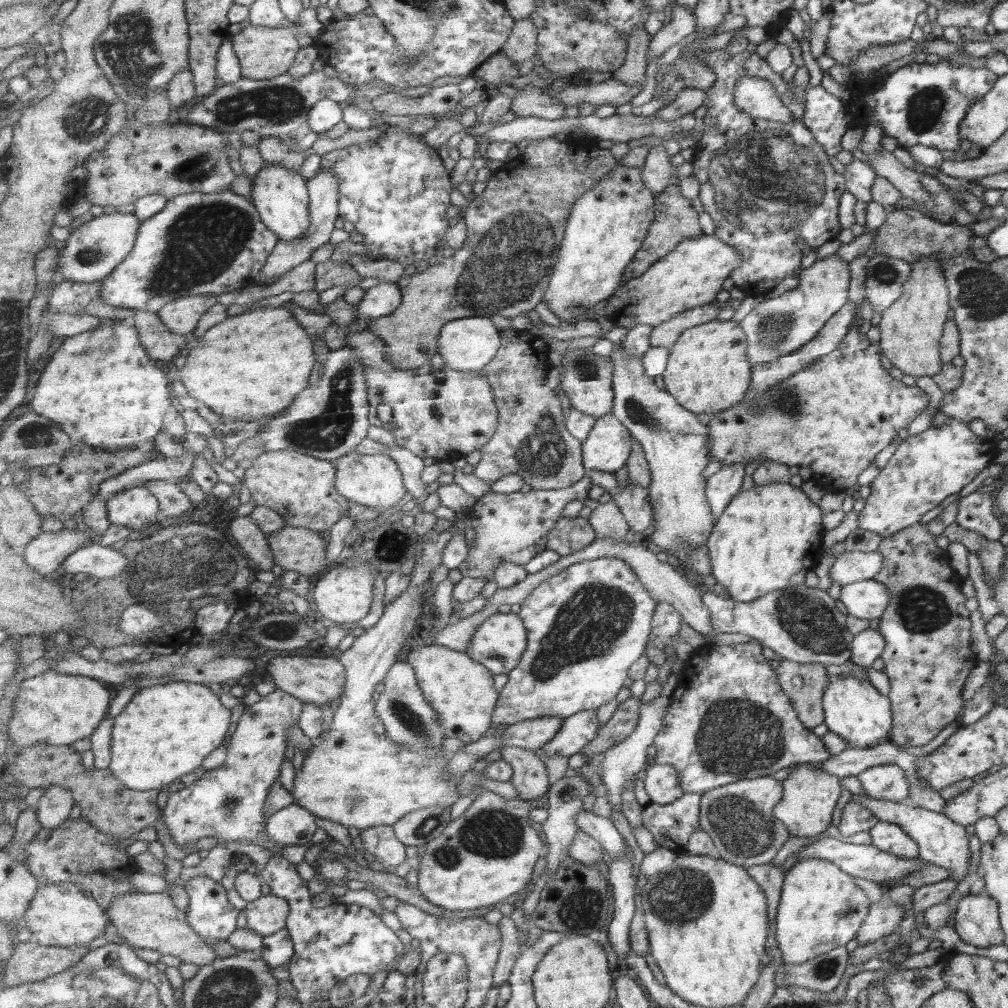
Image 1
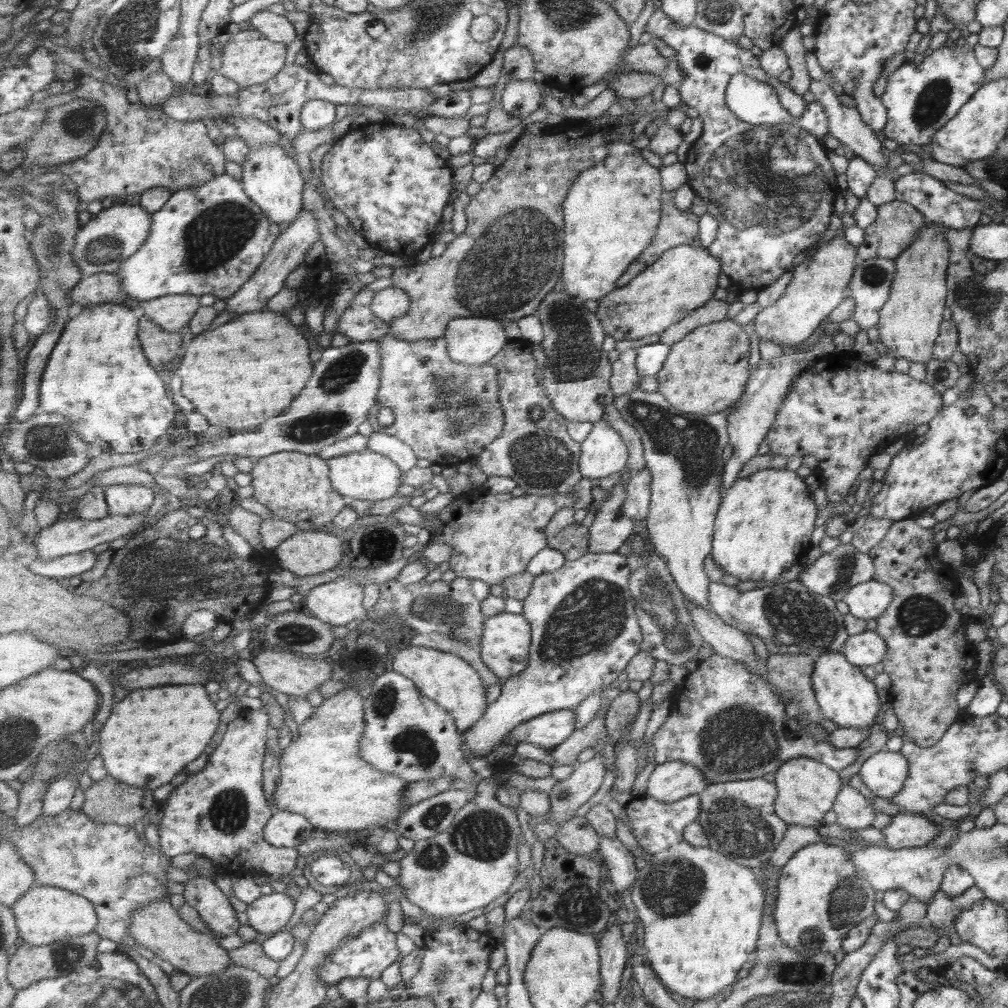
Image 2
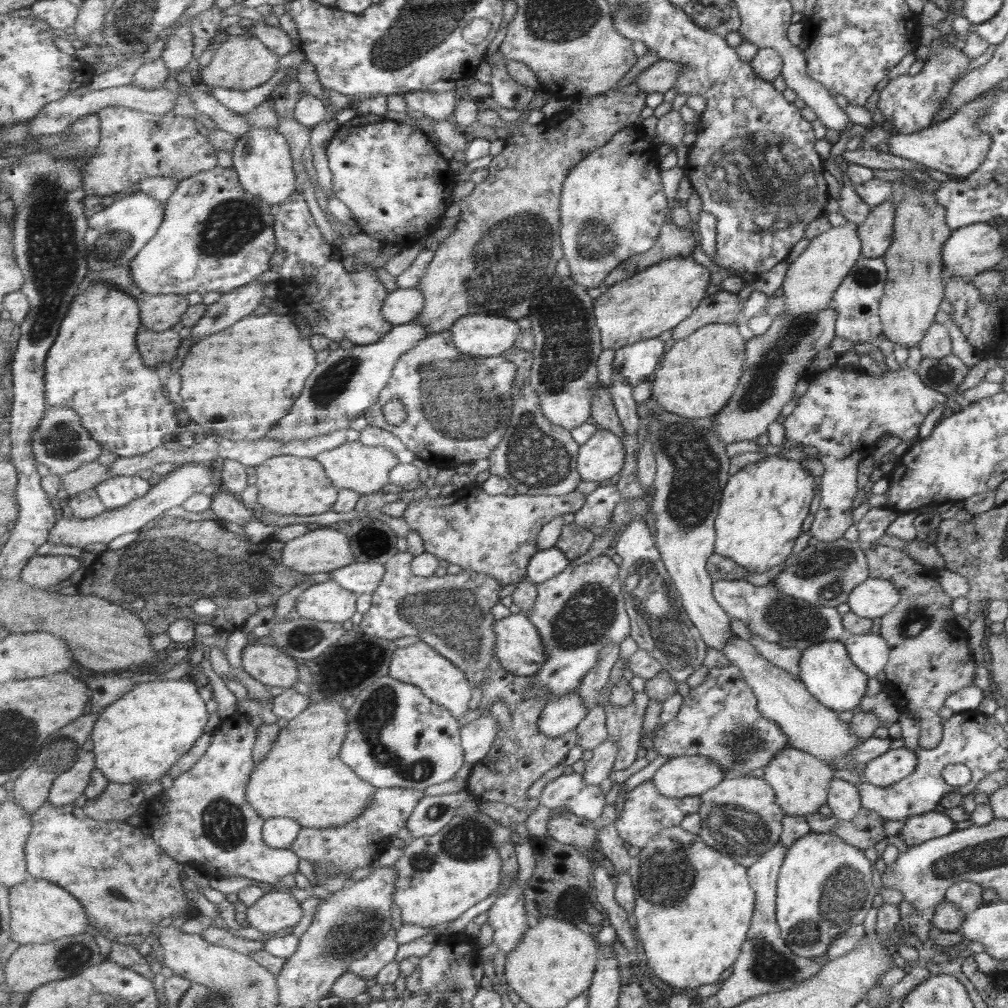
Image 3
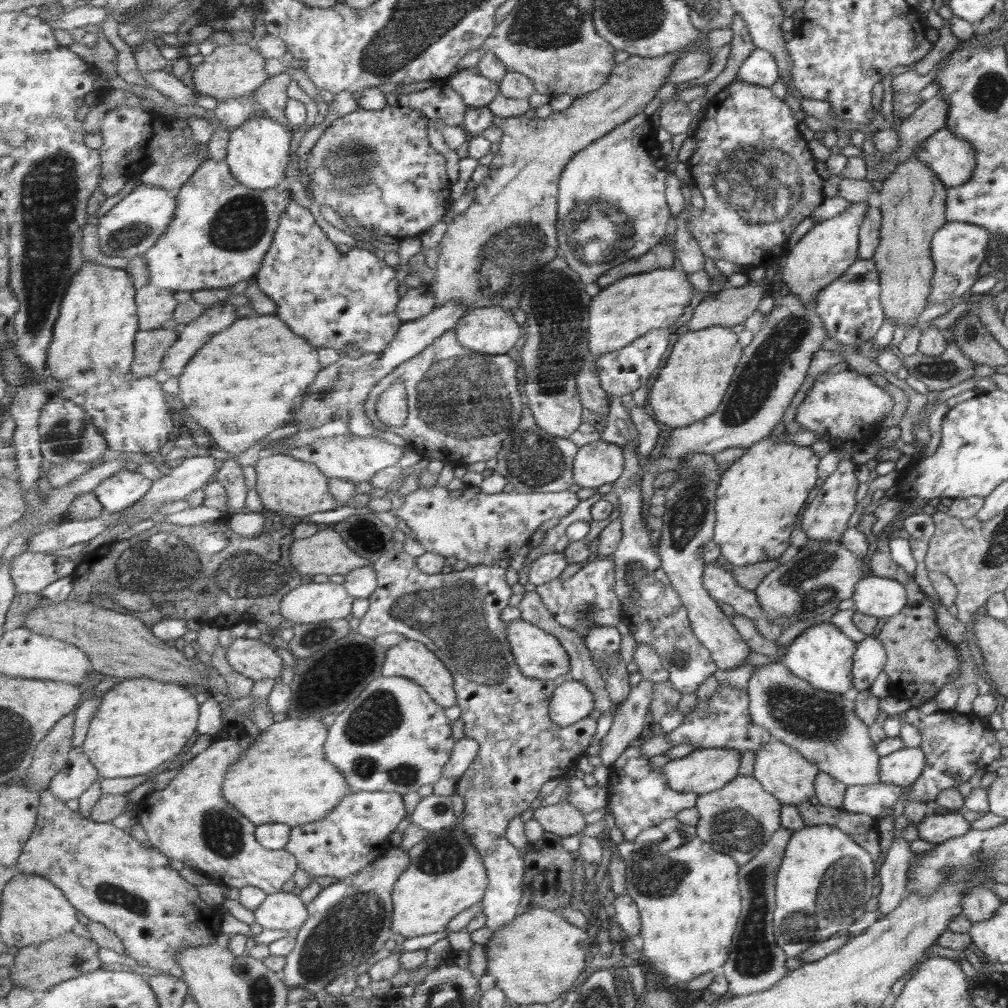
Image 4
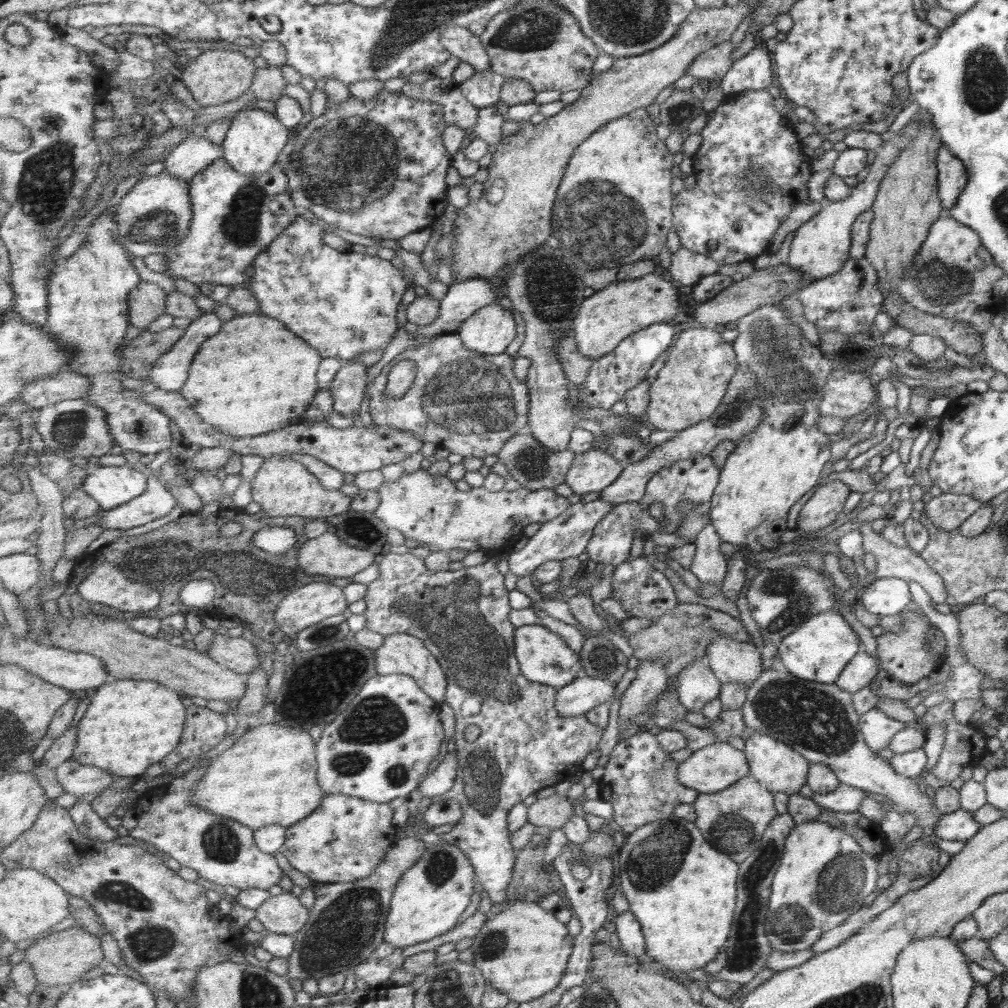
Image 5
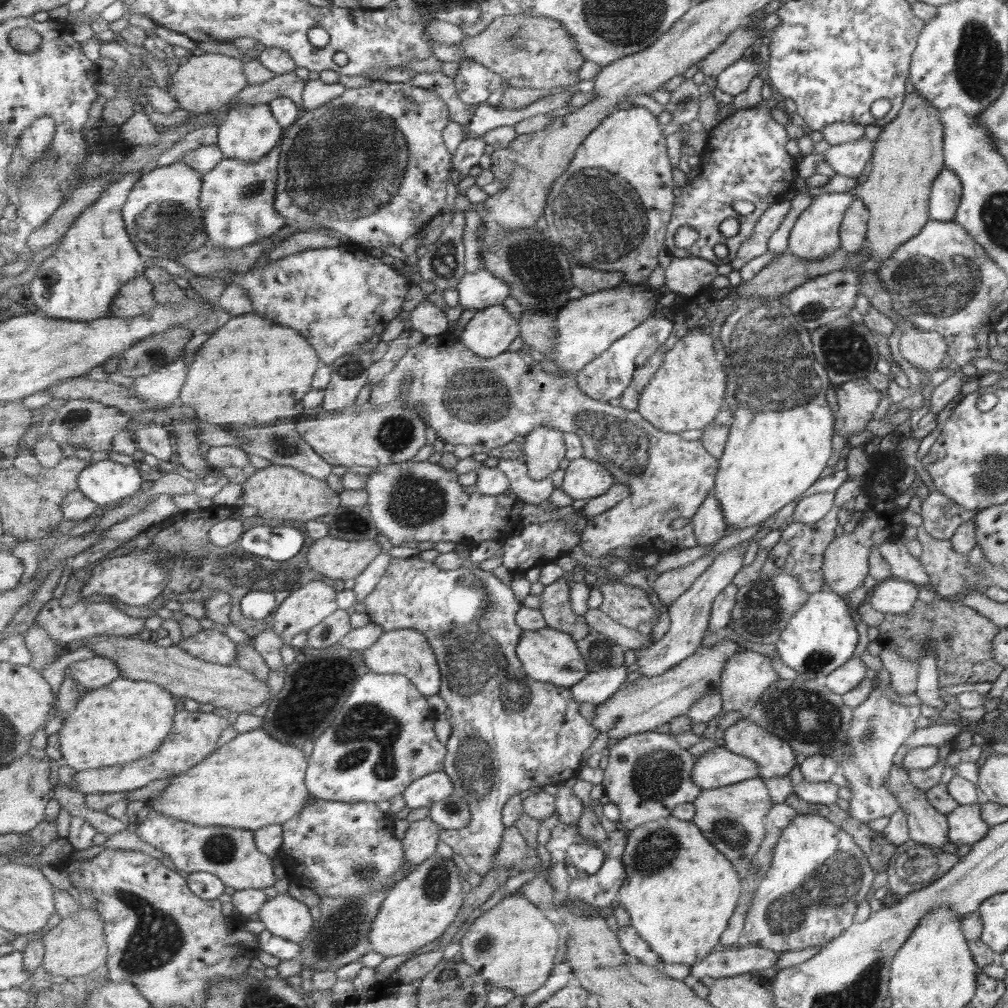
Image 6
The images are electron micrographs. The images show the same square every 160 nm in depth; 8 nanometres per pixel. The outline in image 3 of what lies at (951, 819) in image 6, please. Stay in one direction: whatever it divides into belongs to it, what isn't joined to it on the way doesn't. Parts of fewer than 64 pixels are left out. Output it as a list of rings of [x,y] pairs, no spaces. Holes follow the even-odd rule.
[[[943,810],[927,811],[920,815],[909,816],[899,831],[902,841],[912,847],[939,836],[953,832],[954,822],[943,814]]]

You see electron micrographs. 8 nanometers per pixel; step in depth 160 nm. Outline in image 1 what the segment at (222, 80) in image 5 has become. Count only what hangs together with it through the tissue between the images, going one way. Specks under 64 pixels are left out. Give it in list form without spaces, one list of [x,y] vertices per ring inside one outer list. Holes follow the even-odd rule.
[[[250,24],[240,33],[231,35],[234,50],[242,63],[243,76],[253,80],[271,80],[287,73],[303,48],[295,36],[297,33],[295,27],[271,28]]]

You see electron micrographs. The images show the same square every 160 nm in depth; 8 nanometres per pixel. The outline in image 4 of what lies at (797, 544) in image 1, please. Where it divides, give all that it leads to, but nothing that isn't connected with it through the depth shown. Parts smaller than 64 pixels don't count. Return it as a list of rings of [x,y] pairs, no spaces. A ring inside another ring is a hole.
[[[767,436],[748,446],[737,460],[721,472],[712,540],[719,546],[720,555],[729,564],[744,567],[749,563],[777,560],[783,554],[789,546],[789,534],[794,529],[793,523],[799,514],[799,507],[812,495],[819,483],[815,473],[818,459],[810,446],[797,446],[782,442],[778,437]]]

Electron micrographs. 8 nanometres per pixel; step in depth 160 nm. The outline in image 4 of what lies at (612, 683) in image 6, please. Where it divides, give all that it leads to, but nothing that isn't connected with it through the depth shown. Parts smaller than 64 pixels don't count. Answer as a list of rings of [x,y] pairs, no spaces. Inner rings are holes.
[[[564,679],[550,702],[552,720],[561,728],[583,721],[596,708],[592,690],[582,682]]]

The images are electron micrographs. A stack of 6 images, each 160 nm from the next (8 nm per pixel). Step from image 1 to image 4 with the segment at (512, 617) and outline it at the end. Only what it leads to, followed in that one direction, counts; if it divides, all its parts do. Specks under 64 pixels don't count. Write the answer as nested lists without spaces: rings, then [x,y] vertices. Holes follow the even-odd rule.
[[[522,618],[509,622],[506,628],[508,629],[508,639],[512,653],[525,676],[539,680],[559,680],[560,682],[568,679],[570,655],[560,643],[560,640],[553,636],[553,633],[548,633],[540,626],[531,624]]]

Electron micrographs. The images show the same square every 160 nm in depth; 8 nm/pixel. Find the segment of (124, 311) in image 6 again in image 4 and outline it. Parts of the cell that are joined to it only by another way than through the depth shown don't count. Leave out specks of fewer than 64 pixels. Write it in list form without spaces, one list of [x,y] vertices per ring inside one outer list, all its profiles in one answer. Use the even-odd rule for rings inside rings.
[[[153,285],[137,289],[136,300],[140,306],[141,331],[161,328],[168,320],[174,320],[180,307],[173,292]]]

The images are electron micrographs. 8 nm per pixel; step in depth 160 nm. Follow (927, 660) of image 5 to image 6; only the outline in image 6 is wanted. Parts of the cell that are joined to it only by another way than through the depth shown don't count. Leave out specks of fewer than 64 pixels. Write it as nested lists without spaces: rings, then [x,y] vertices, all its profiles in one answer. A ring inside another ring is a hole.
[[[888,648],[881,650],[879,658],[889,673],[890,686],[895,694],[907,696],[916,692],[918,663],[915,660],[907,660]]]

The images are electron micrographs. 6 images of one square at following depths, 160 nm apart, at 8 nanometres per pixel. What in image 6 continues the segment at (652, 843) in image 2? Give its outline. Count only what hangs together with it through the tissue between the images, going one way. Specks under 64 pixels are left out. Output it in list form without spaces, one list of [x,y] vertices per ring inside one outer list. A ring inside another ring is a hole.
[[[643,732],[617,742],[608,750],[608,766],[605,769],[604,800],[609,801],[620,811],[620,822],[629,831],[641,825],[667,818],[679,804],[695,803],[703,790],[693,782],[693,769],[696,758],[687,749],[677,744],[674,736],[659,732]]]

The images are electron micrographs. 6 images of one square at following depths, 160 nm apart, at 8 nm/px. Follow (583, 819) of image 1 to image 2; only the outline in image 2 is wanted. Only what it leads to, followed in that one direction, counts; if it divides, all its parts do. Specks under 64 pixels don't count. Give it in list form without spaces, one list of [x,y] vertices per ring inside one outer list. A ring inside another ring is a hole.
[[[601,836],[600,853],[609,869],[610,880],[616,887],[617,894],[632,888],[638,875],[637,859],[625,848],[621,840]]]

